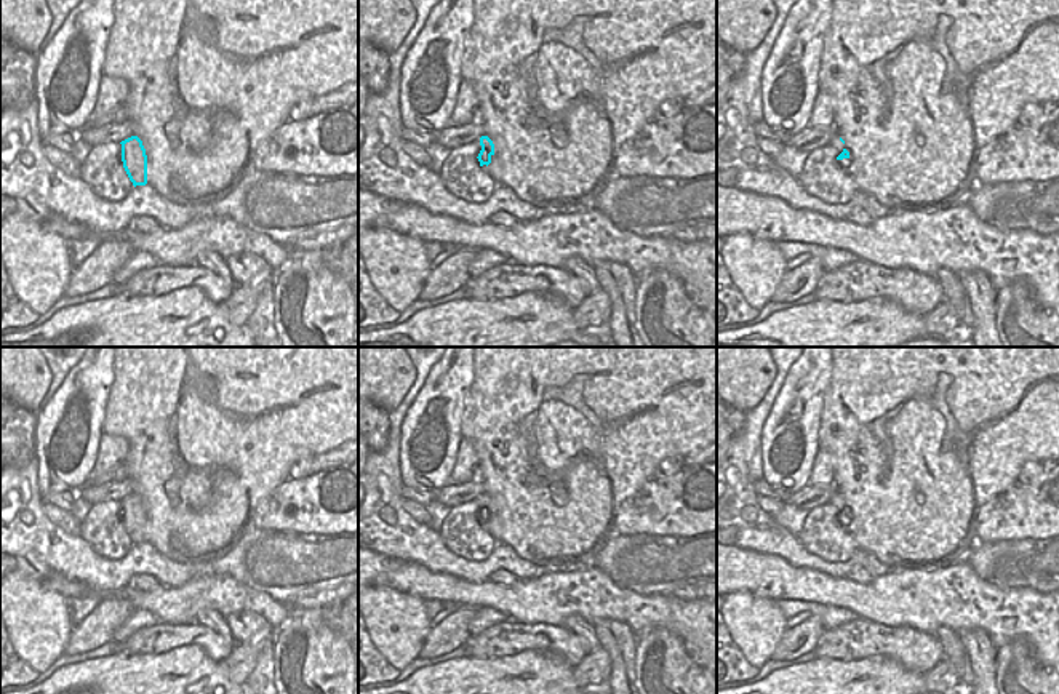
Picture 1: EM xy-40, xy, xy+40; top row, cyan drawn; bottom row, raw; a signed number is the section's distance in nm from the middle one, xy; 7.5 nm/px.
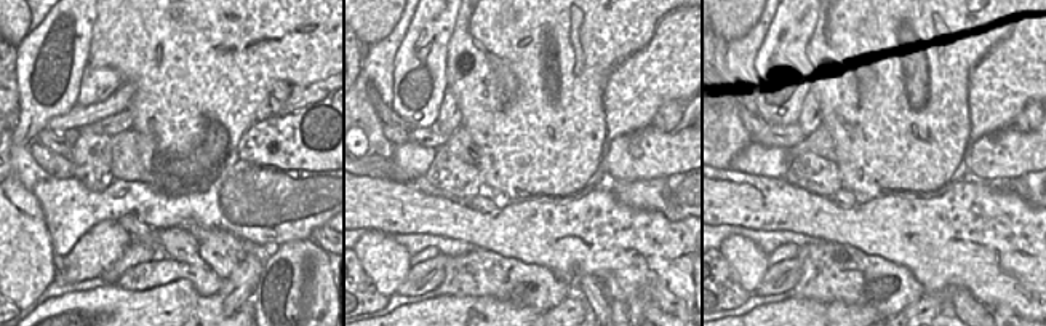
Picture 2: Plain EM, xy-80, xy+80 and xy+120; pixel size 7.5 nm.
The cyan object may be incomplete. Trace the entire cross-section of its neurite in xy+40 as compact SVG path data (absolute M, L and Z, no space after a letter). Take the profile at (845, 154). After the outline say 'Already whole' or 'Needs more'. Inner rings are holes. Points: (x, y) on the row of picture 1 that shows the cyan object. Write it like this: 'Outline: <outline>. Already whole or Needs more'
Outline: M835 133L829 146L833 147L833 155L837 158L838 168L846 171L846 162L849 158L849 152L845 149L845 141Z. Needs more.

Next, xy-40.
Outline: M131 136L122 144L123 168L133 182L133 185L147 184L147 155L142 141L138 136Z. Already whole.

